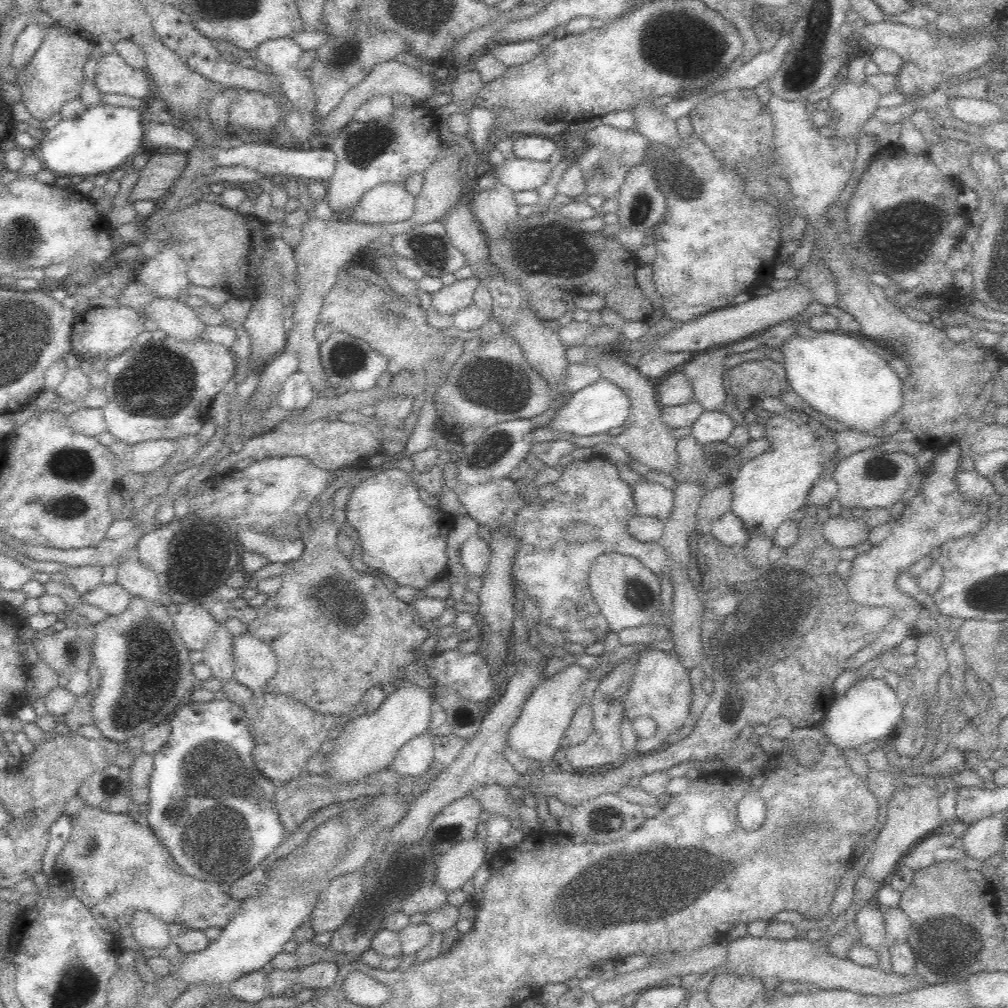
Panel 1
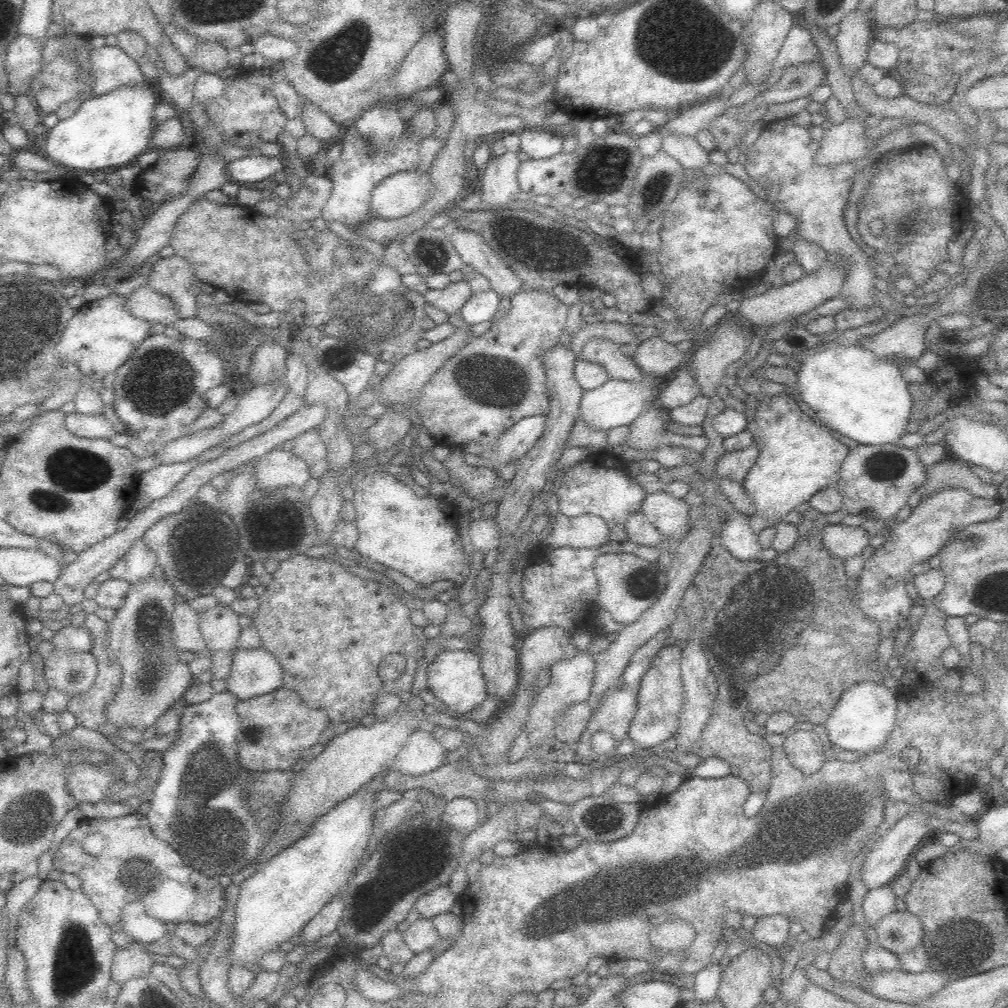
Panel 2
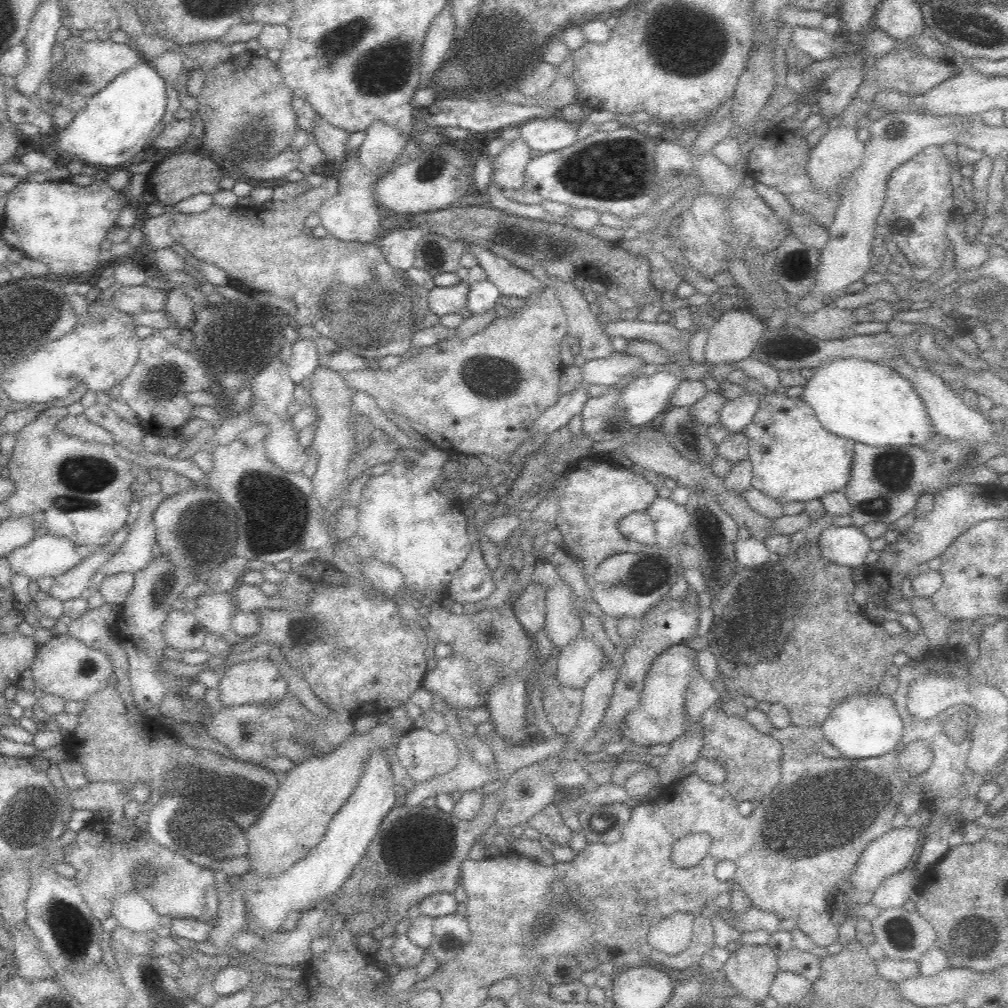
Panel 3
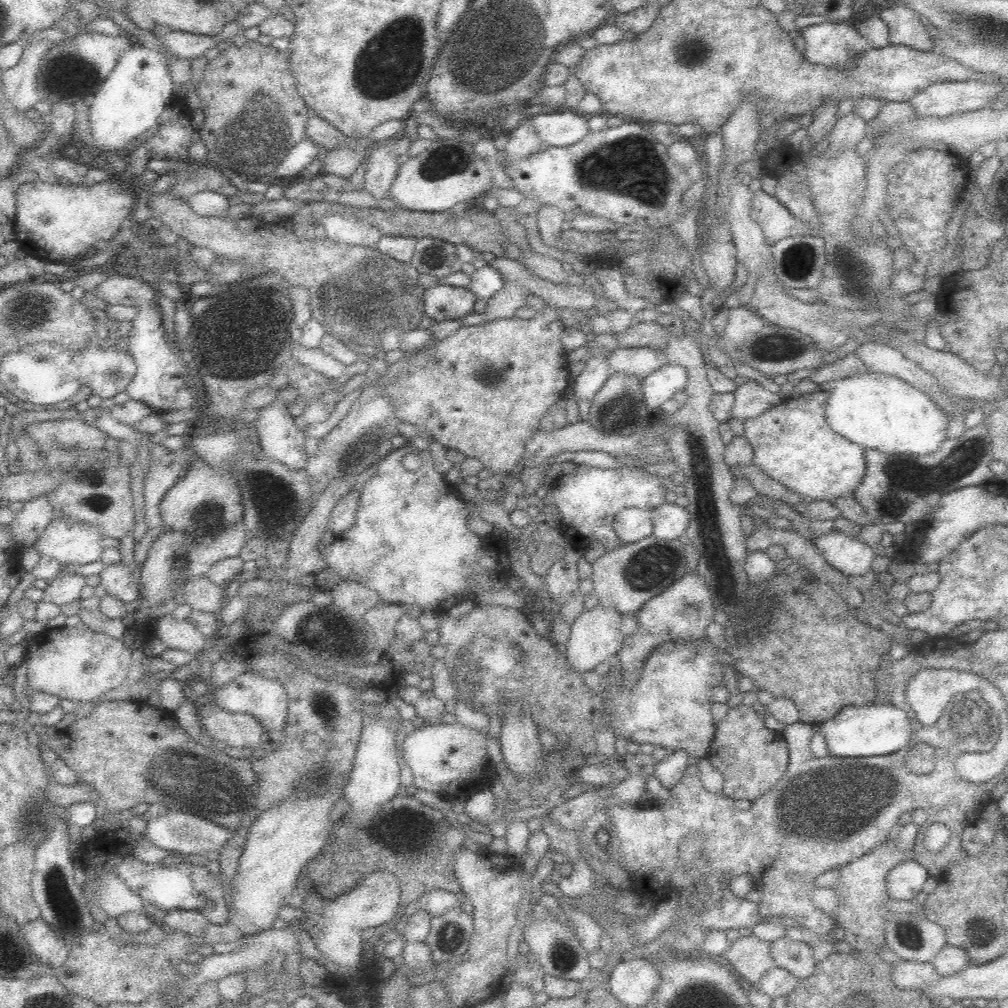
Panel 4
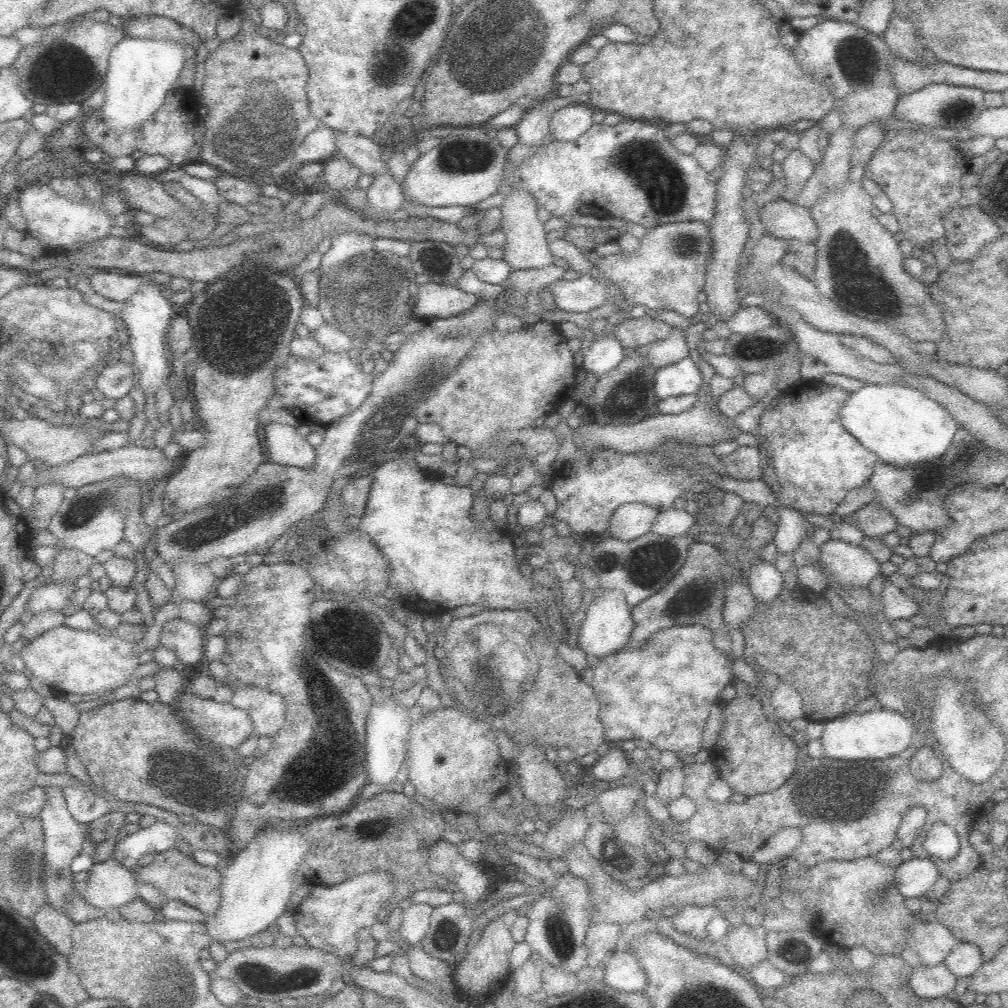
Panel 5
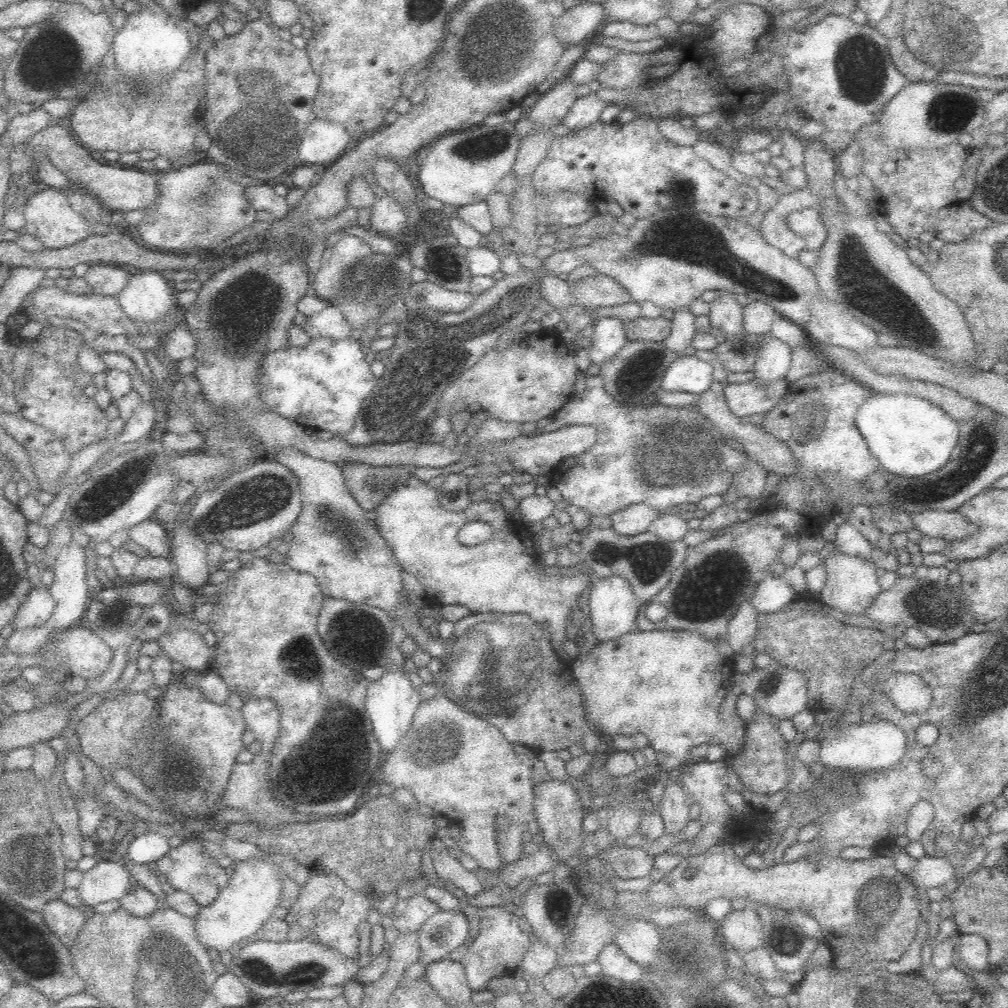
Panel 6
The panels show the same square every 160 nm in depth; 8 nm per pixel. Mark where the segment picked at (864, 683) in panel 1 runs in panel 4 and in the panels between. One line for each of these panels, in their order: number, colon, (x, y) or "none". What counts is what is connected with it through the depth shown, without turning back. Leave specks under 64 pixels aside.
2: (862, 720)
3: (868, 726)
4: (879, 728)

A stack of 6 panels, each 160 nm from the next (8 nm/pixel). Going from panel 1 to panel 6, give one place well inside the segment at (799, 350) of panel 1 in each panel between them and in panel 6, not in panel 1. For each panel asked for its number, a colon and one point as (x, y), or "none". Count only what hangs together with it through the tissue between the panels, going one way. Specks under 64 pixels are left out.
2: (855, 393)
3: (871, 402)
4: (881, 412)
5: (902, 425)
6: (908, 436)

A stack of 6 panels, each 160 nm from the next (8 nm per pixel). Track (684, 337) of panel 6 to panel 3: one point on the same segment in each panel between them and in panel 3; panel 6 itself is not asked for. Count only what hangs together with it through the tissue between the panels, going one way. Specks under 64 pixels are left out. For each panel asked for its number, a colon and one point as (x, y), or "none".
3: (607, 371)
4: (641, 361)
5: (661, 353)

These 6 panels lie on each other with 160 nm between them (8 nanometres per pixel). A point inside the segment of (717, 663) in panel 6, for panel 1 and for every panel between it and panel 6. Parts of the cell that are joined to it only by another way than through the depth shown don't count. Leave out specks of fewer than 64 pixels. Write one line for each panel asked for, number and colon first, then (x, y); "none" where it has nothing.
1: (661, 688)
2: (659, 704)
3: (659, 718)
4: (668, 706)
5: (661, 693)

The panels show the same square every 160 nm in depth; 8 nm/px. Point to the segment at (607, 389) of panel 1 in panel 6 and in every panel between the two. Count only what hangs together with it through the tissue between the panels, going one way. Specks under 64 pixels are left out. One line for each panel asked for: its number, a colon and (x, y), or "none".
2: (615, 402)
3: (644, 400)
4: (664, 382)
5: (682, 378)
6: (687, 373)

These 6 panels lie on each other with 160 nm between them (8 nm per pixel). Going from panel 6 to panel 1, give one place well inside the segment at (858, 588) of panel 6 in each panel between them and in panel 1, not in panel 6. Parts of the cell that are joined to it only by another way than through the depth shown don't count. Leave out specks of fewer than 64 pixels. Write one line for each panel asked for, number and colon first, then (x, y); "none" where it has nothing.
1: (840, 532)
2: (843, 542)
3: (846, 545)
4: (846, 553)
5: (850, 566)

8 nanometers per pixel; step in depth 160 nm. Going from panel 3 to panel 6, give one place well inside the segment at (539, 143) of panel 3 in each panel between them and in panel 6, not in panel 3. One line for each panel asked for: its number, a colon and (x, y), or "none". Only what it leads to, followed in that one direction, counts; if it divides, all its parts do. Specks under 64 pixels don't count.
4: (561, 128)
5: (569, 123)
6: (586, 109)

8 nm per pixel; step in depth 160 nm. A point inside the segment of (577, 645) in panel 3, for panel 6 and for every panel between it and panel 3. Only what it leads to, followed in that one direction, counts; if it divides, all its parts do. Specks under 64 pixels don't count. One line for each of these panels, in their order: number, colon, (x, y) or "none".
4: (595, 636)
5: (608, 625)
6: (613, 606)

